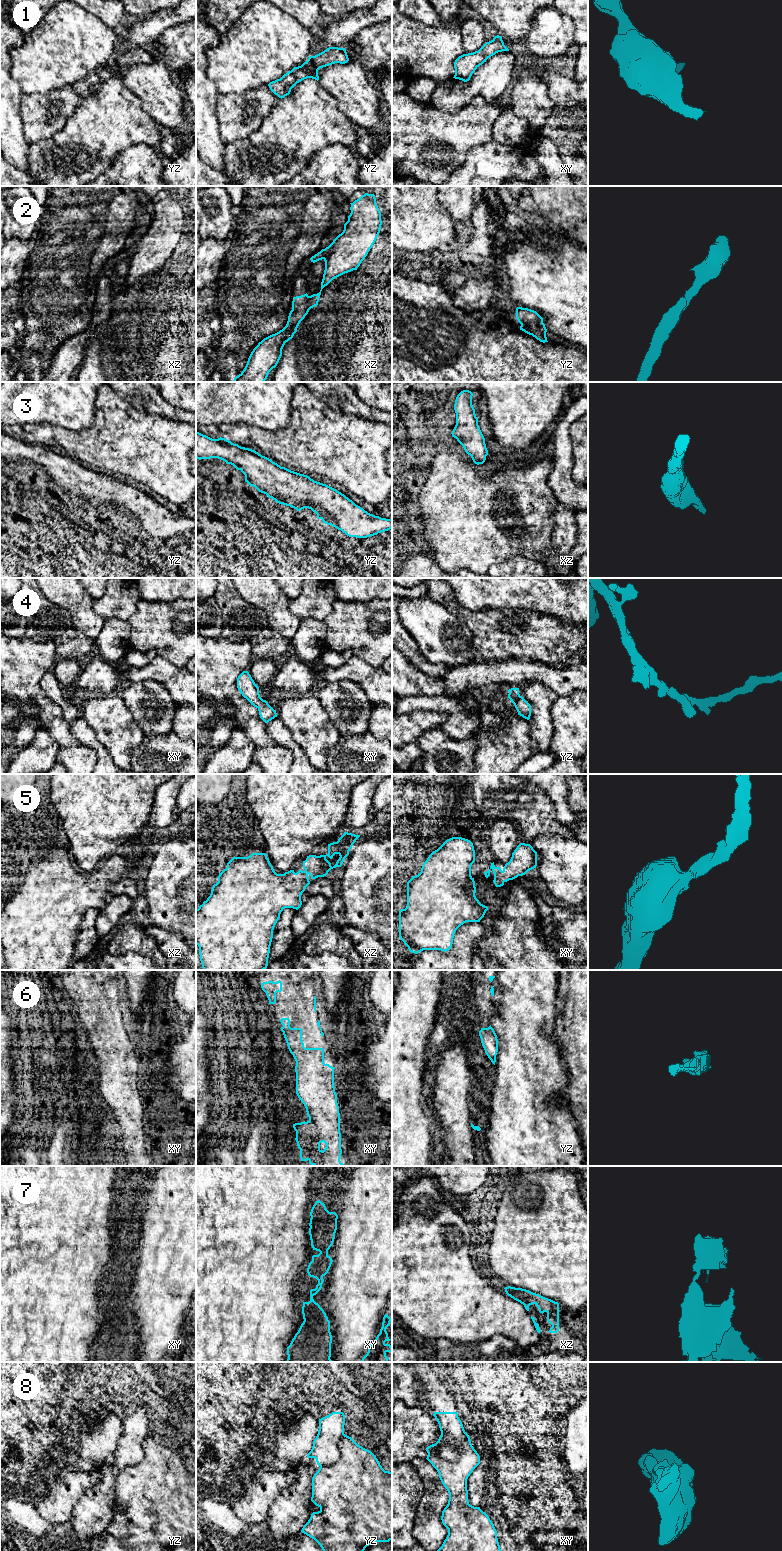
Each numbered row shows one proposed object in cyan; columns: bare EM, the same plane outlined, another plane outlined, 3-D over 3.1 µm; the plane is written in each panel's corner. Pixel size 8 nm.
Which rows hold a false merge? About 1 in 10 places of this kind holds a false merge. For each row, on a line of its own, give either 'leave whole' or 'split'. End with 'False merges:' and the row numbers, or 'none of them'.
1: leave whole
2: leave whole
3: leave whole
4: leave whole
5: leave whole
6: leave whole
7: leave whole
8: split
False merges: 8

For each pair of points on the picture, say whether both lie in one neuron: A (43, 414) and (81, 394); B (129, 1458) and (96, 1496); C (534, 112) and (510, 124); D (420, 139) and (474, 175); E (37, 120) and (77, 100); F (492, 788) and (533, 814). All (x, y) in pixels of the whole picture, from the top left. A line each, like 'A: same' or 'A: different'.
A: same
B: same
C: different
D: different
E: same
F: same

